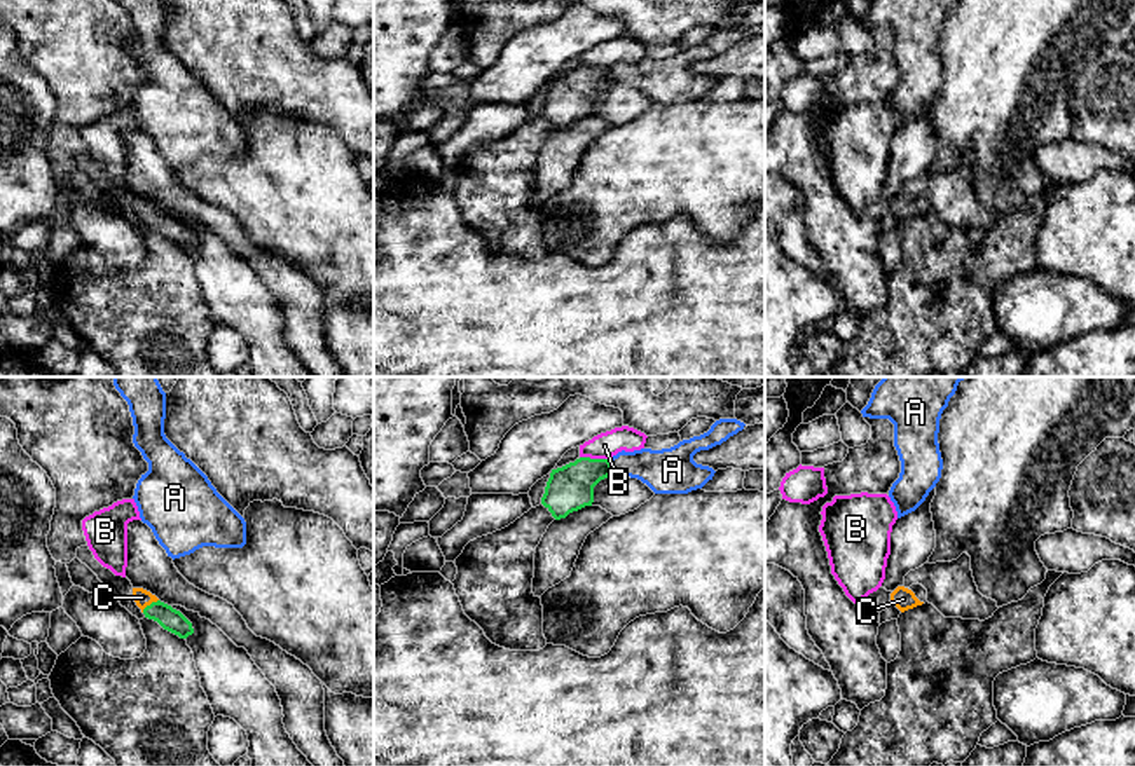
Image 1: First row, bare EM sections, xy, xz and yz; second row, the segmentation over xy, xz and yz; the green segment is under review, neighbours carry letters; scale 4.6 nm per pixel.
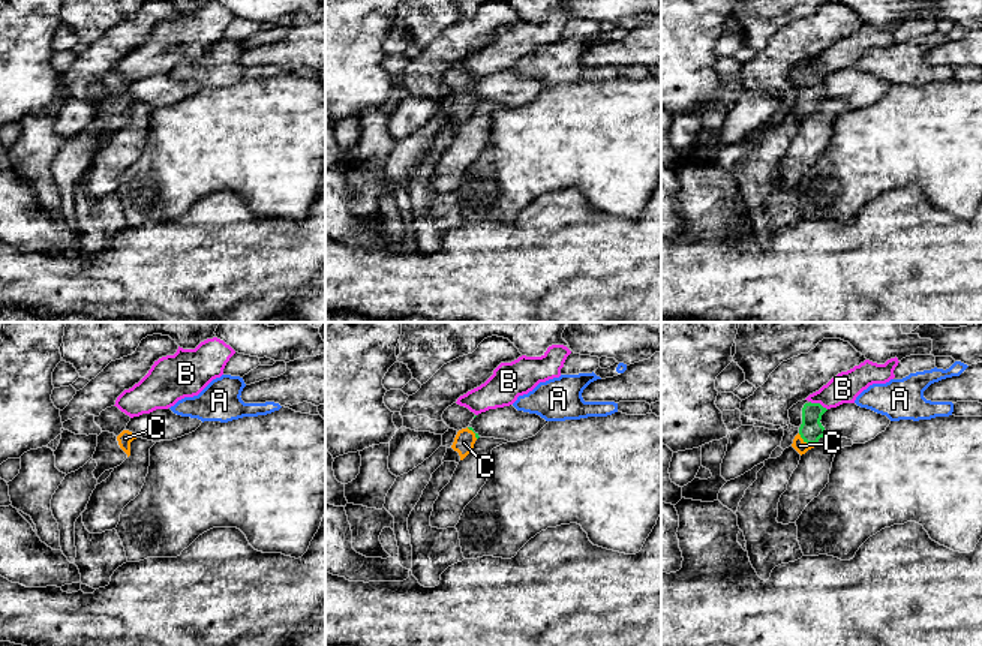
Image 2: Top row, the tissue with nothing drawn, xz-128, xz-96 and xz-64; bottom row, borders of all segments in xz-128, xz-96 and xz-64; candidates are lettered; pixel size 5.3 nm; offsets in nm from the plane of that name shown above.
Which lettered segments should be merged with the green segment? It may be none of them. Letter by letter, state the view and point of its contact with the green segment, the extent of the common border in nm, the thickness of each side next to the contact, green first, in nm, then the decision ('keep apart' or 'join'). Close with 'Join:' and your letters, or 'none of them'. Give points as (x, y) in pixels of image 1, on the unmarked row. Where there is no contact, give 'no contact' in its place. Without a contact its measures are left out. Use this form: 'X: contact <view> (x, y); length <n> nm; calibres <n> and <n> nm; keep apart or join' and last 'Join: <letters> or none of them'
A: contact xz (610, 75); length 80 nm; calibres 200 and 200 nm; keep apart
B: contact xz (594, 68); length 140 nm; calibres 200 and 120 nm; keep apart
C: contact xy (151, 213); length 100 nm; calibres 110 and 80 nm; join
Join: C

